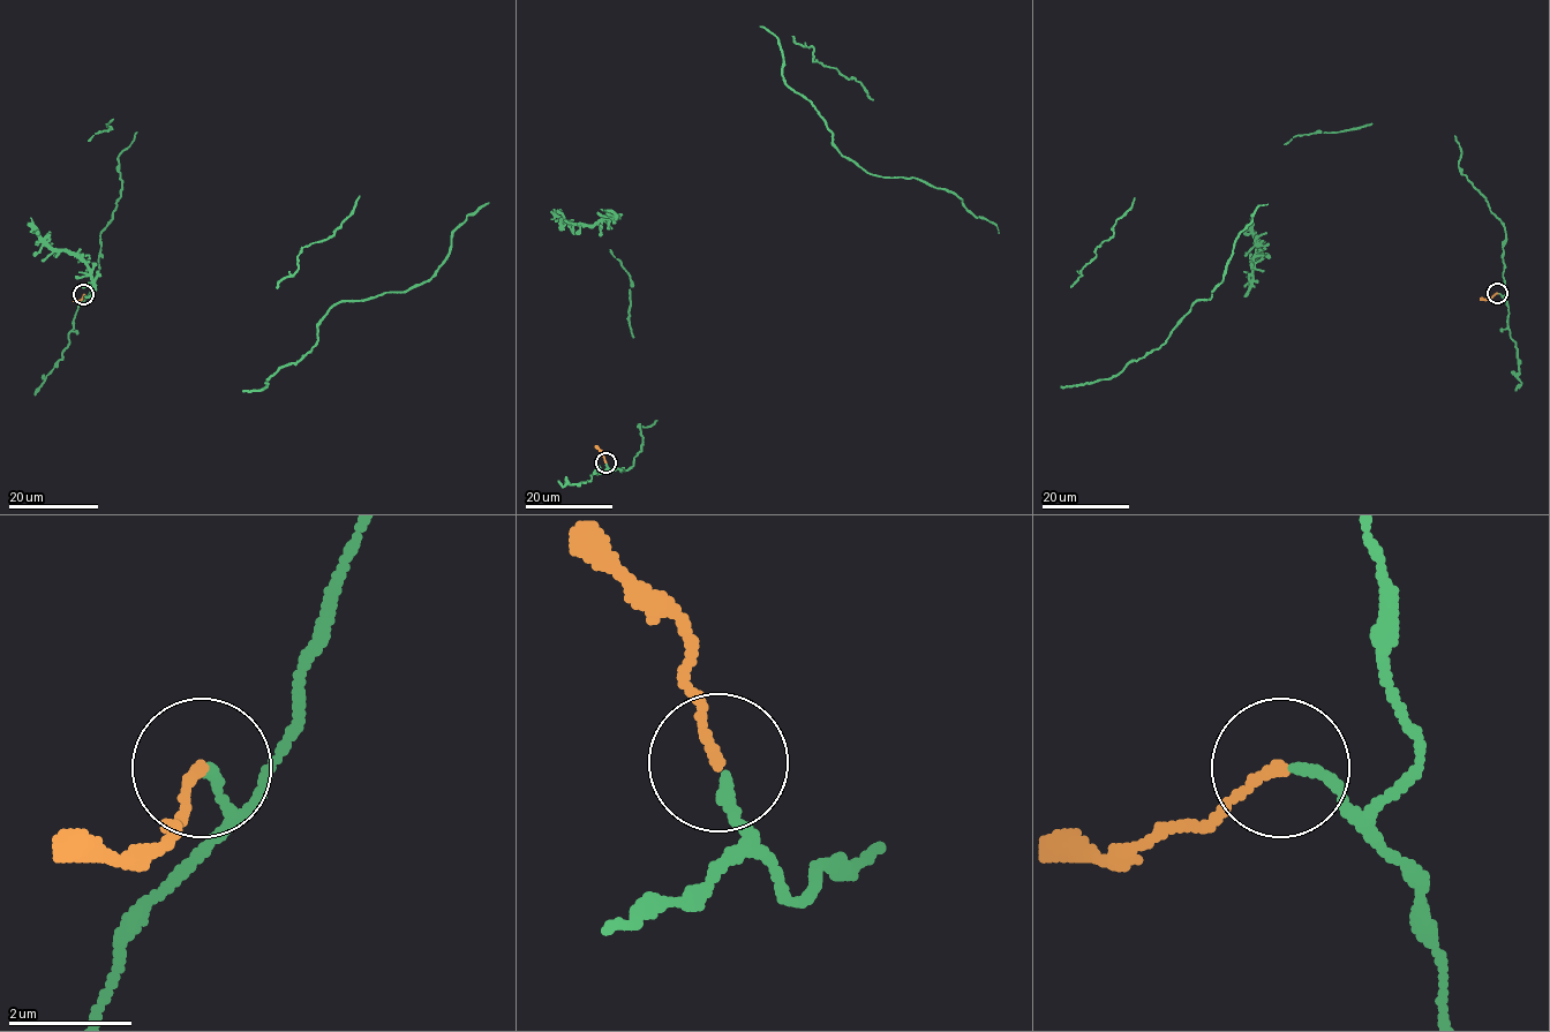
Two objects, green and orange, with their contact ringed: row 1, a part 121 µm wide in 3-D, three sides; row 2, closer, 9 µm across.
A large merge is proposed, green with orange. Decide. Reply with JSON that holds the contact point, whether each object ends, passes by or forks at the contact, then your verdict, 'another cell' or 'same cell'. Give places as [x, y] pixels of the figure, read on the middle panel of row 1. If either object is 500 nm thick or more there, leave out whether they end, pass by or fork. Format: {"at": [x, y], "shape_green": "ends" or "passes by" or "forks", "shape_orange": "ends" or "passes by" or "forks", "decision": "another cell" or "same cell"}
{"at": [606, 462], "shape_green": "ends", "shape_orange": "ends", "decision": "same cell"}

